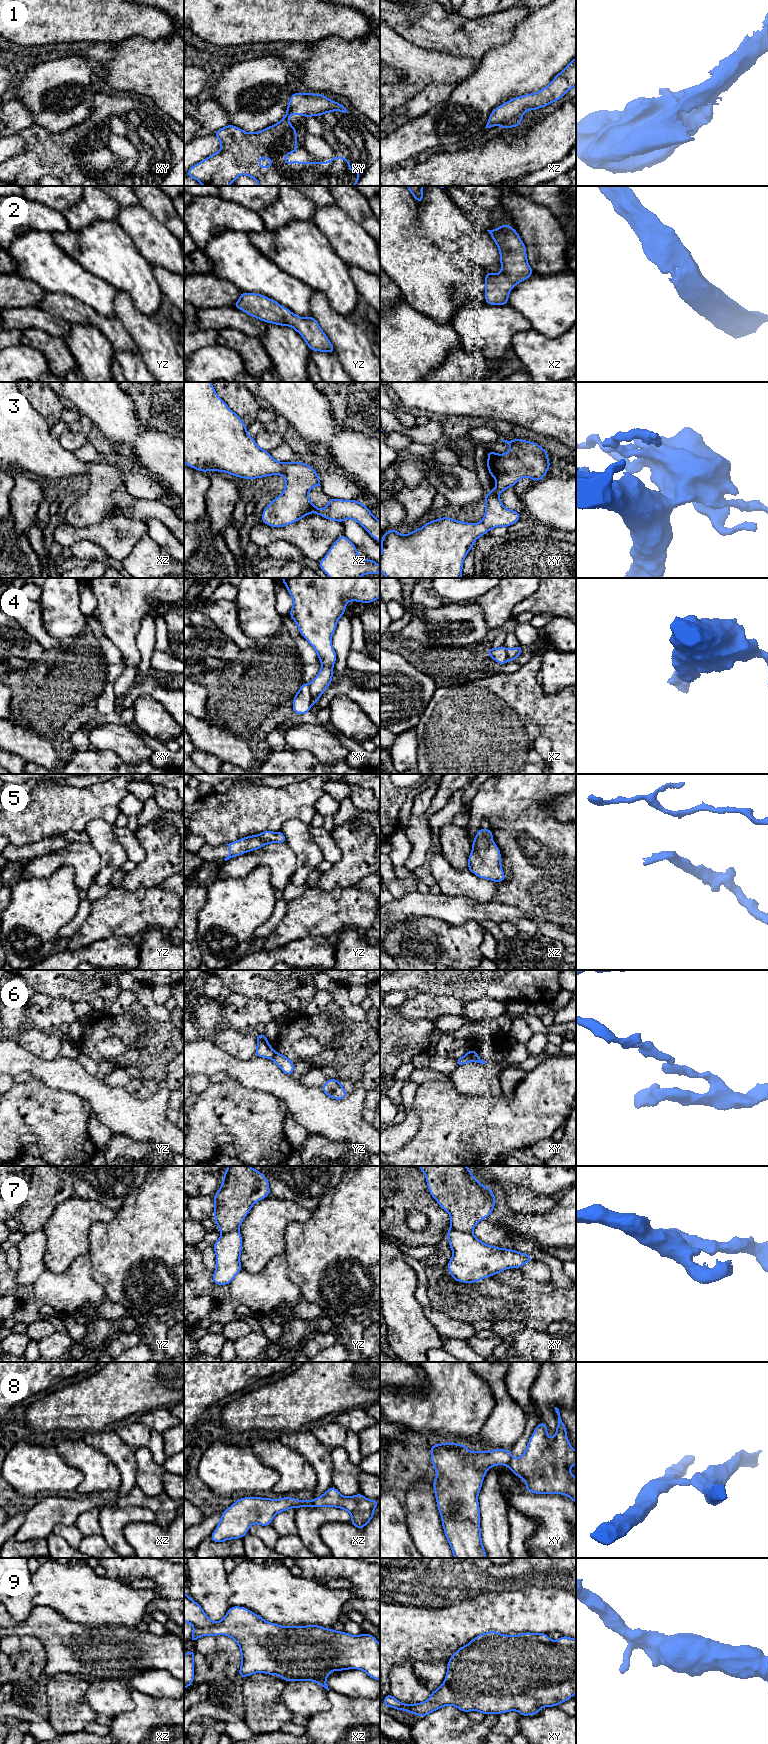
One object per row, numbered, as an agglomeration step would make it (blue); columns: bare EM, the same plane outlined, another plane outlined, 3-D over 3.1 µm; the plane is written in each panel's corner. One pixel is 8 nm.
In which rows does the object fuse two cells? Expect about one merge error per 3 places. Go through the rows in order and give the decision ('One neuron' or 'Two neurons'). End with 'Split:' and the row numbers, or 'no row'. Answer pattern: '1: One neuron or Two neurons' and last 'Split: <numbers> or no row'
1: One neuron
2: One neuron
3: One neuron
4: Two neurons
5: One neuron
6: Two neurons
7: Two neurons
8: Two neurons
9: One neuron
Split: 4, 6, 7, 8

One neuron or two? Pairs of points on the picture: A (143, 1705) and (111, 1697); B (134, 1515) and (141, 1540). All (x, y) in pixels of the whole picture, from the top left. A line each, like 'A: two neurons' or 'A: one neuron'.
A: two neurons
B: two neurons

